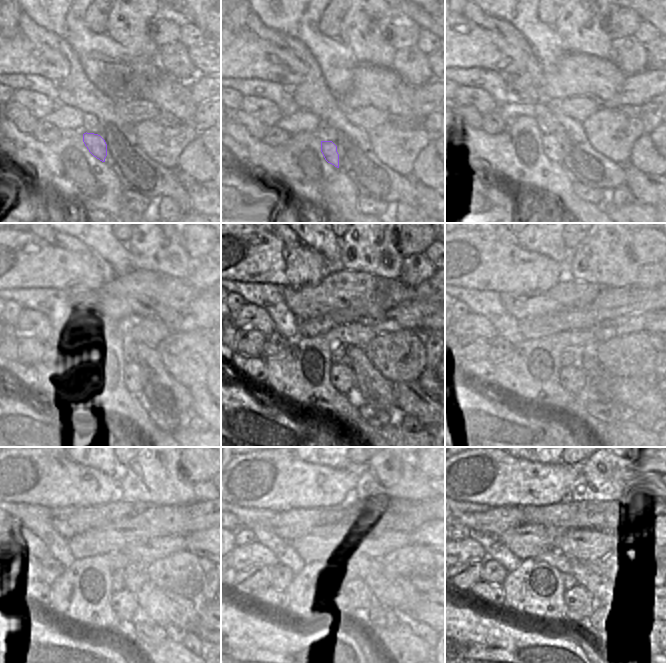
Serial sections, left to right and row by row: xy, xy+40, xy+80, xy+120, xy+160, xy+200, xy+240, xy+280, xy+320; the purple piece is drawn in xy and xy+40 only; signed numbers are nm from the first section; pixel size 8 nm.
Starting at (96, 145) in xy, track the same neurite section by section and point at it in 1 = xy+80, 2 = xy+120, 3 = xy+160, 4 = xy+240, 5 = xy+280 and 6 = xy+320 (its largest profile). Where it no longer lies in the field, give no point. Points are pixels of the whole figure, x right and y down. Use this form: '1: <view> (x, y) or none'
1: xy+80 (552, 148)
2: xy+120 (112, 374)
3: xy+160 (341, 375)
4: xy+240 (123, 602)
5: xy+280 (356, 605)
6: xy+320 (593, 617)

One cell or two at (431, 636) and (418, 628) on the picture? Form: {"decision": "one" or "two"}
{"decision": "one"}

